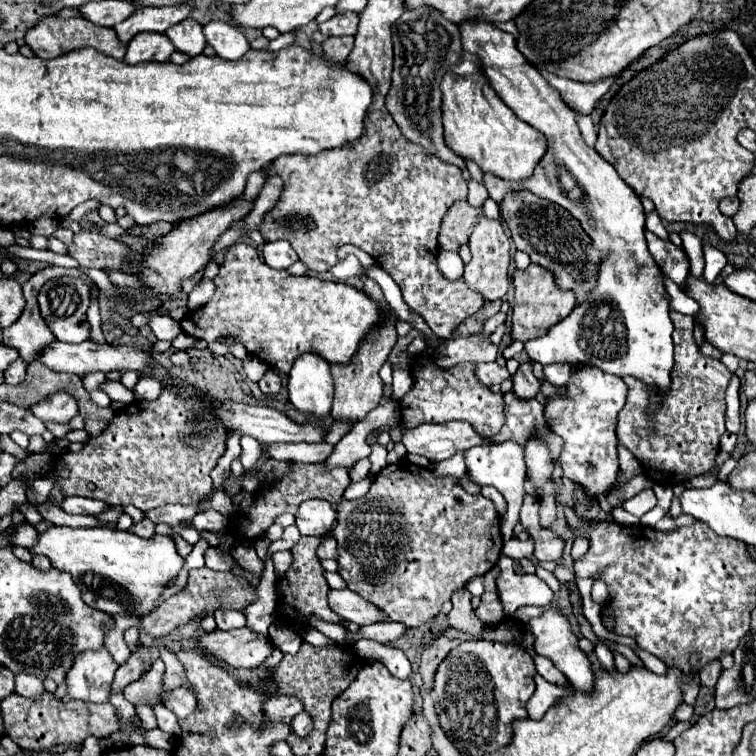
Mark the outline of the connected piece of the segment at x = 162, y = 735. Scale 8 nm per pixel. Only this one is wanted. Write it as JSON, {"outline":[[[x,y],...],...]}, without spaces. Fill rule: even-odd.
{"outline":[[[143,727],[141,728],[142,733],[148,738],[148,742],[150,742],[152,746],[166,750],[166,732],[162,732],[160,728],[156,728],[156,730],[146,730]]]}

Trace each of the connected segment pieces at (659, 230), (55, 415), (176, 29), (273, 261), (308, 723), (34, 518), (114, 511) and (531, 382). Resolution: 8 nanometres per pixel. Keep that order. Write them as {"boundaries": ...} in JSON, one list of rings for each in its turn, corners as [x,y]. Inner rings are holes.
{"boundaries":[[[[656,212],[646,214],[646,228],[650,232],[656,232],[660,238],[668,238],[668,232],[666,232],[666,228],[664,228],[664,224],[662,224],[662,220],[660,220],[660,216]]],[[[56,392],[56,394],[50,394],[46,400],[30,406],[30,412],[42,422],[66,424],[70,418],[78,414],[78,404],[72,396],[64,392]]],[[[186,18],[186,20],[178,22],[176,26],[168,28],[166,34],[172,40],[174,48],[178,52],[188,54],[188,56],[198,56],[204,50],[204,46],[206,46],[206,38],[202,34],[202,26],[196,20],[192,20],[192,18]]],[[[286,240],[270,242],[264,246],[264,262],[274,270],[286,270],[298,260],[298,254]]],[[[300,712],[300,714],[296,714],[296,718],[290,722],[290,726],[292,726],[292,732],[296,734],[296,736],[308,736],[310,732],[312,732],[312,716],[308,714],[308,712]]],[[[18,504],[16,510],[18,510],[18,512],[26,518],[26,522],[30,522],[30,524],[36,524],[36,522],[42,520],[42,516],[40,516],[38,510],[36,510],[36,506],[32,506],[32,504]]],[[[110,506],[110,508],[104,510],[102,514],[98,514],[96,518],[98,518],[102,524],[116,524],[122,514],[124,514],[124,508],[122,508],[122,506]]],[[[524,362],[520,364],[518,372],[514,374],[514,392],[520,398],[534,398],[540,390],[540,382],[538,378],[532,374],[532,362]]]]}

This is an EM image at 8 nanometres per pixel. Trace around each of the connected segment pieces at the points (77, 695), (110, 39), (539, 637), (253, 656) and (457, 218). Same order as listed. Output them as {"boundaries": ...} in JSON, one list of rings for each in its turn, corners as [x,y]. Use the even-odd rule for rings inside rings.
{"boundaries":[[[[102,646],[98,650],[80,652],[72,668],[68,670],[68,696],[66,700],[84,700],[84,702],[108,702],[110,684],[118,664],[112,660],[110,652]]],[[[48,16],[42,22],[38,22],[38,26],[28,30],[24,40],[34,50],[34,54],[40,56],[40,58],[58,58],[58,56],[64,56],[64,54],[68,54],[72,50],[86,48],[86,46],[96,48],[96,50],[100,50],[100,52],[104,52],[108,56],[114,56],[118,60],[124,60],[124,54],[126,54],[126,46],[120,42],[120,38],[116,36],[114,28],[96,26],[96,24],[88,22],[86,18],[66,18],[66,20],[60,20],[56,16]]],[[[548,608],[542,616],[530,620],[528,626],[530,626],[530,630],[532,630],[534,636],[536,636],[534,650],[536,650],[538,654],[548,656],[548,658],[554,662],[554,666],[566,674],[566,678],[572,682],[574,688],[578,688],[578,690],[582,690],[582,692],[590,692],[592,686],[594,686],[594,672],[592,672],[592,666],[590,666],[588,656],[576,646],[578,638],[572,634],[566,616],[562,616],[556,608]]],[[[248,626],[228,632],[214,630],[204,634],[198,644],[200,650],[210,652],[234,668],[258,668],[276,648],[268,636],[258,634]]],[[[466,200],[454,202],[446,216],[442,218],[440,234],[438,234],[438,248],[458,252],[464,246],[482,216],[482,208],[470,206]]]]}

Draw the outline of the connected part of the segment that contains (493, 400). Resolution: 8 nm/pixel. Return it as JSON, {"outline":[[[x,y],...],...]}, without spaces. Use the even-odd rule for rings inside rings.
{"outline":[[[412,356],[410,374],[414,378],[412,388],[400,400],[400,414],[406,430],[412,430],[424,422],[442,424],[448,420],[466,420],[478,434],[492,438],[504,426],[504,400],[502,394],[490,392],[476,378],[476,364],[464,362],[452,368],[440,368],[430,356]]]}

